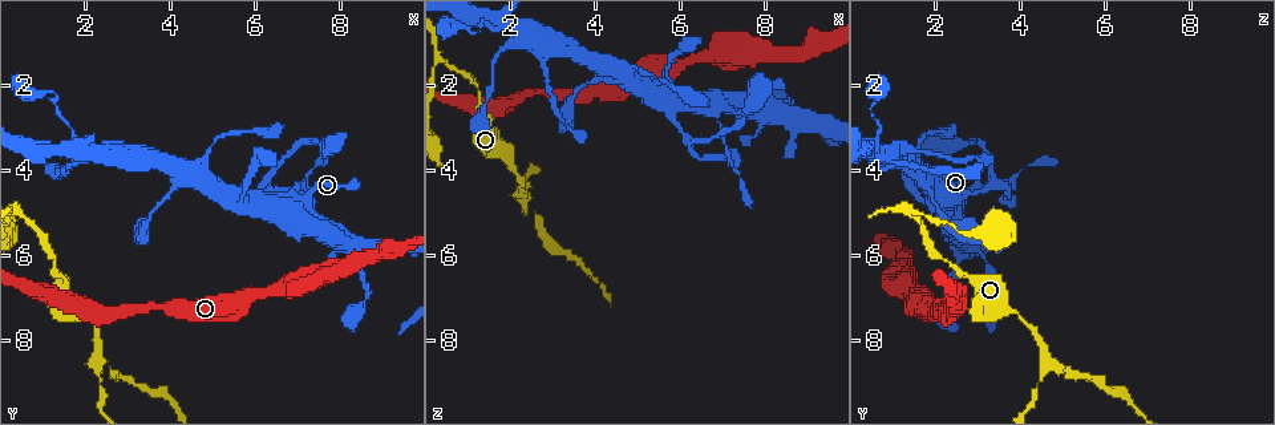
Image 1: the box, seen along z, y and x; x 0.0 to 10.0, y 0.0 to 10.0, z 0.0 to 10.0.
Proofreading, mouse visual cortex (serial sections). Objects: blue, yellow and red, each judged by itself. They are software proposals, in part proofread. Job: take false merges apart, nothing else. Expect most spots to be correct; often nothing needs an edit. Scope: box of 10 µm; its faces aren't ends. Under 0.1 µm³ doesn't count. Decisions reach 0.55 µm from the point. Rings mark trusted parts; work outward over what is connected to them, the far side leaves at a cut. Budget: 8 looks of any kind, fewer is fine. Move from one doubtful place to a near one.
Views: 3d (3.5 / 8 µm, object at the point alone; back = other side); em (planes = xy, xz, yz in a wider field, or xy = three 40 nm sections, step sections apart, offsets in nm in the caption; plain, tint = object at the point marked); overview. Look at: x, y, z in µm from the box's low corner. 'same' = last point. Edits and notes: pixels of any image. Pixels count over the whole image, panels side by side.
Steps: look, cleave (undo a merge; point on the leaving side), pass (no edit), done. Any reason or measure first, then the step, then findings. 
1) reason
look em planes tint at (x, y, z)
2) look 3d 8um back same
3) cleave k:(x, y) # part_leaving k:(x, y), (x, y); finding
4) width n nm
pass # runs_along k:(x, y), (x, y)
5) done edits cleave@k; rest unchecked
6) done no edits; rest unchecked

arms part here
look em xy step 5 tint at (2.35, 8.55, 4.70)

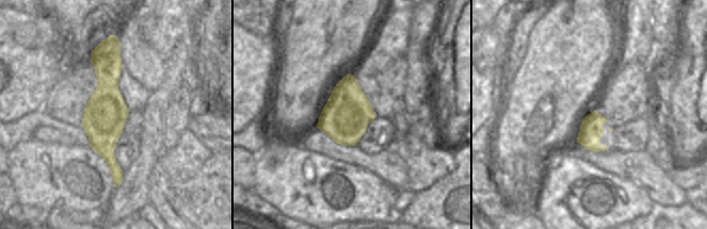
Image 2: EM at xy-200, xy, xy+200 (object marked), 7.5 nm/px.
look 3d 3.5um same

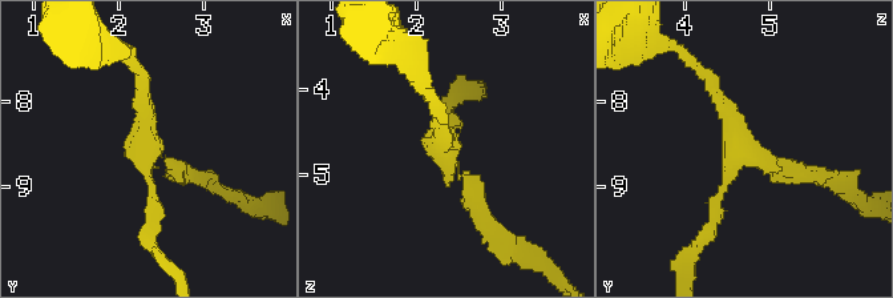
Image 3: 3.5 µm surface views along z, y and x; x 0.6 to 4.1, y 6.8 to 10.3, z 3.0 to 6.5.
width 360 nm
pass # runs_along 3:(699, 68), (747, 154), (808, 174); continuous, no second cell

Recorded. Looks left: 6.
sudden change in width
look 3d 3.5um at (3.80, 7.30, 2.20)

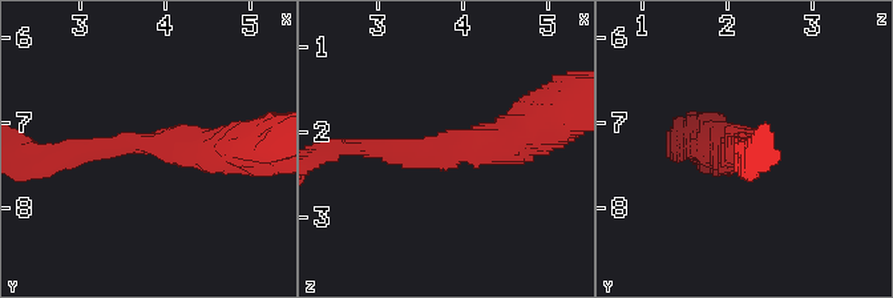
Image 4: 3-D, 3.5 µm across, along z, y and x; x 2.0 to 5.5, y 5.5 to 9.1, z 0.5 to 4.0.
need the tissue
look em xy step 3 tint at (3.80, 7.20, 2.15)

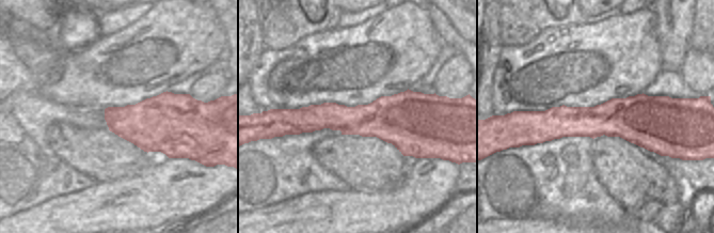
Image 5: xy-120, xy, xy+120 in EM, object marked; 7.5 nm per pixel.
pass # runs_along 5:(428, 107), (405, 118), (287, 124); one cell here

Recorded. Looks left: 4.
looks like a crossing
look 3d 3.5um at (5.90, 4.80, 2.35)

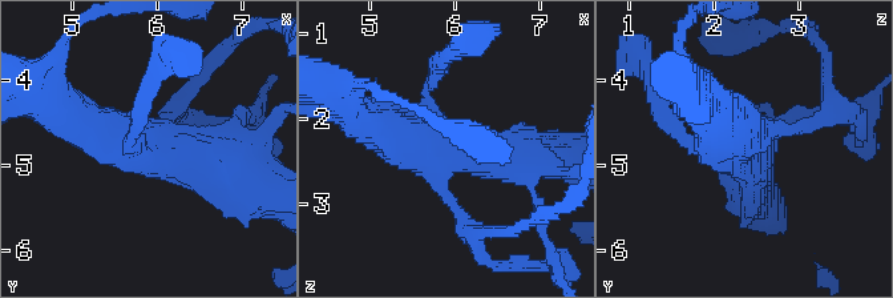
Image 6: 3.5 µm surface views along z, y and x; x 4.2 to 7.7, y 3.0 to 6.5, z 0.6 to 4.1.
need the tissue
look em xy step 1 tint at (5.95, 4.70, 2.40)

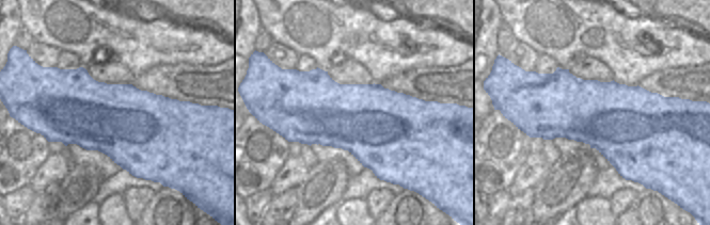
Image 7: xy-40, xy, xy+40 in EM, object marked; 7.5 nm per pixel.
arm_widths 150, 150, 500, 500 nm
pass # all the same cell

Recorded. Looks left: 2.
thick turns thin
look em planes tint at (5.80, 7.00, 1.60)

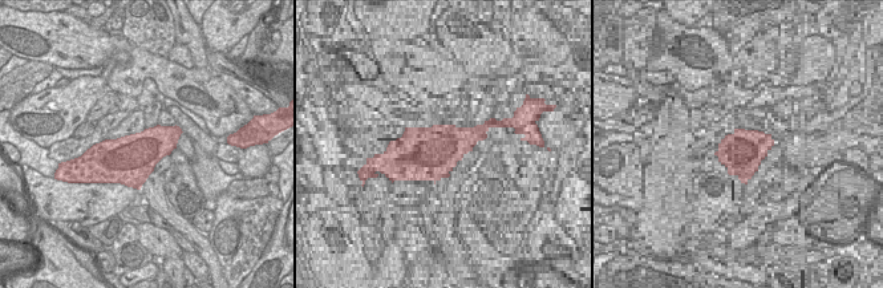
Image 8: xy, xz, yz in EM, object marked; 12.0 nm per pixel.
wider look
look 3d 3.5um same

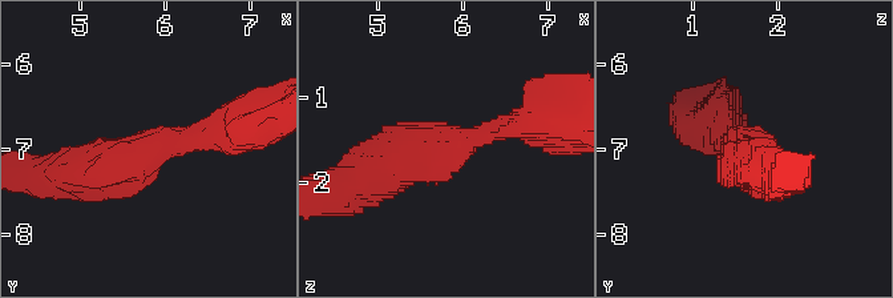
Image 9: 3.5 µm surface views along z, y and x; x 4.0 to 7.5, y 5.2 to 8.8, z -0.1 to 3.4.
pass # runs_along 9:(371, 170), (530, 123); continuous, no second cell

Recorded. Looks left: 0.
done no edits; rest unchecked

